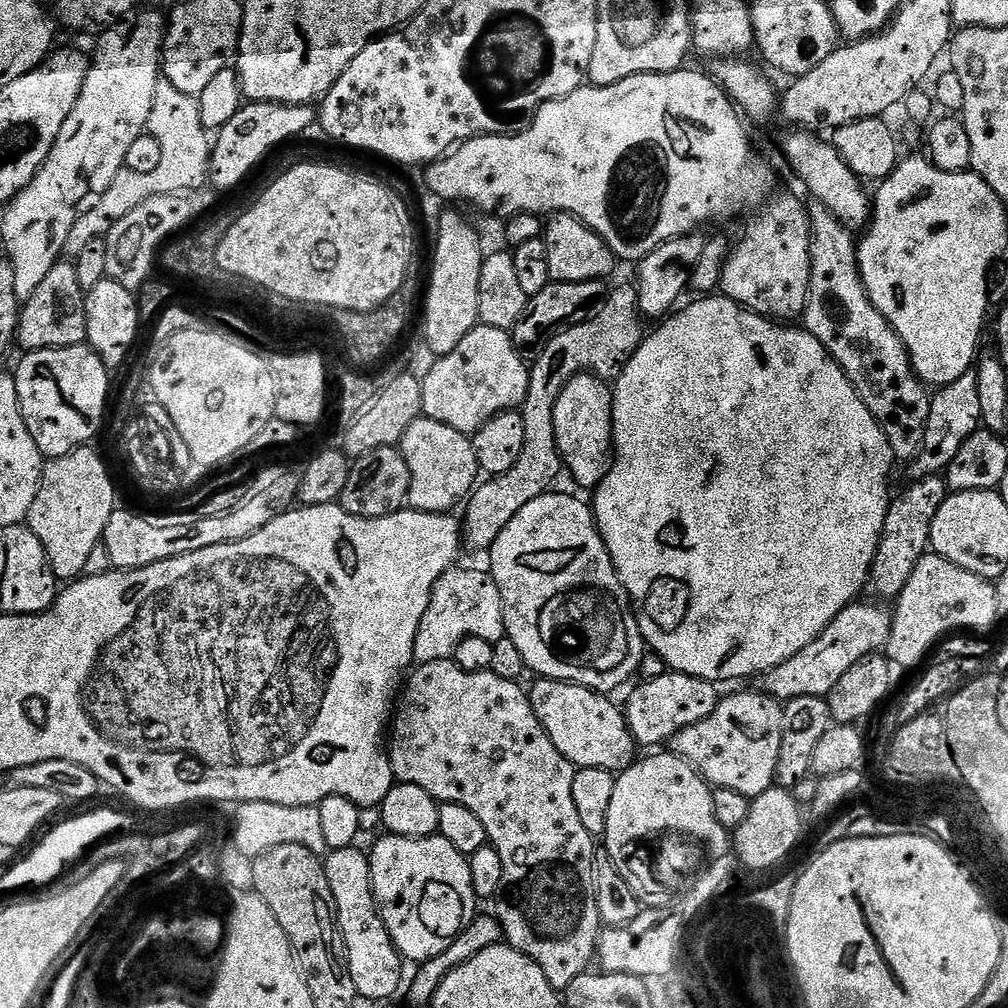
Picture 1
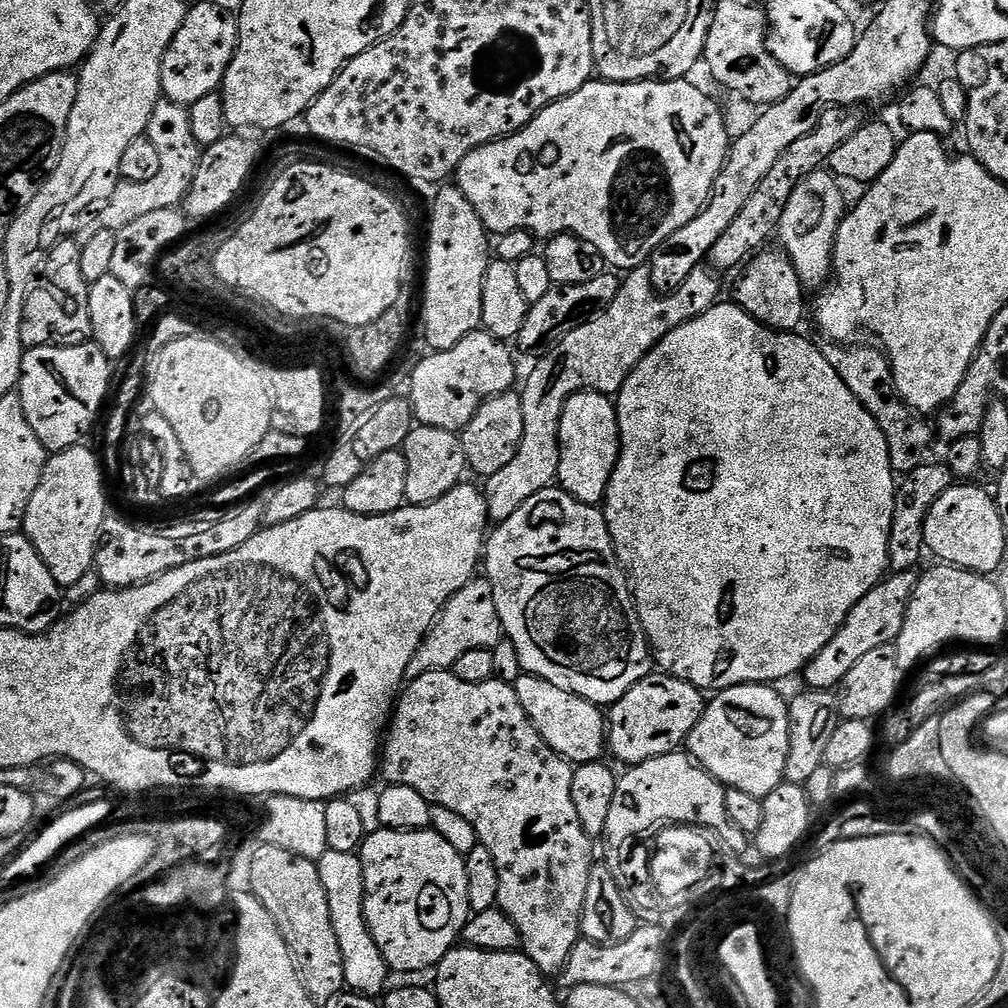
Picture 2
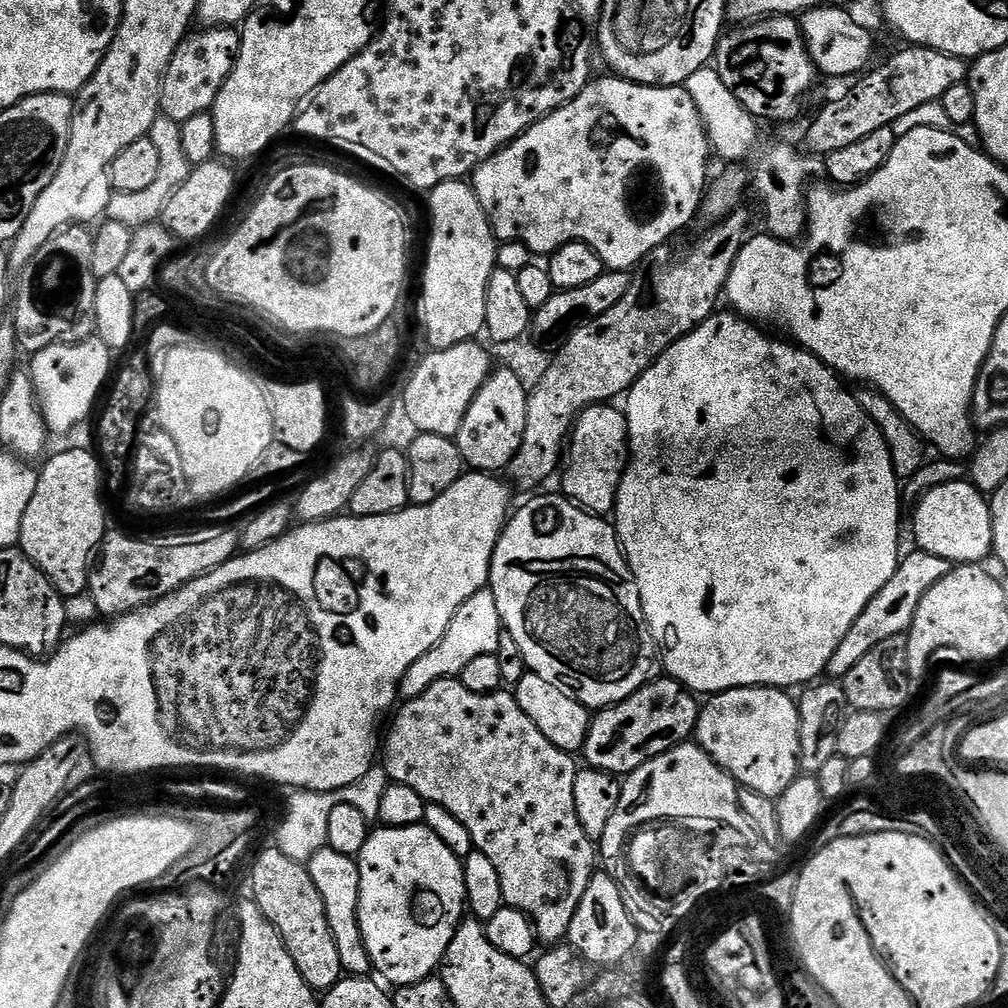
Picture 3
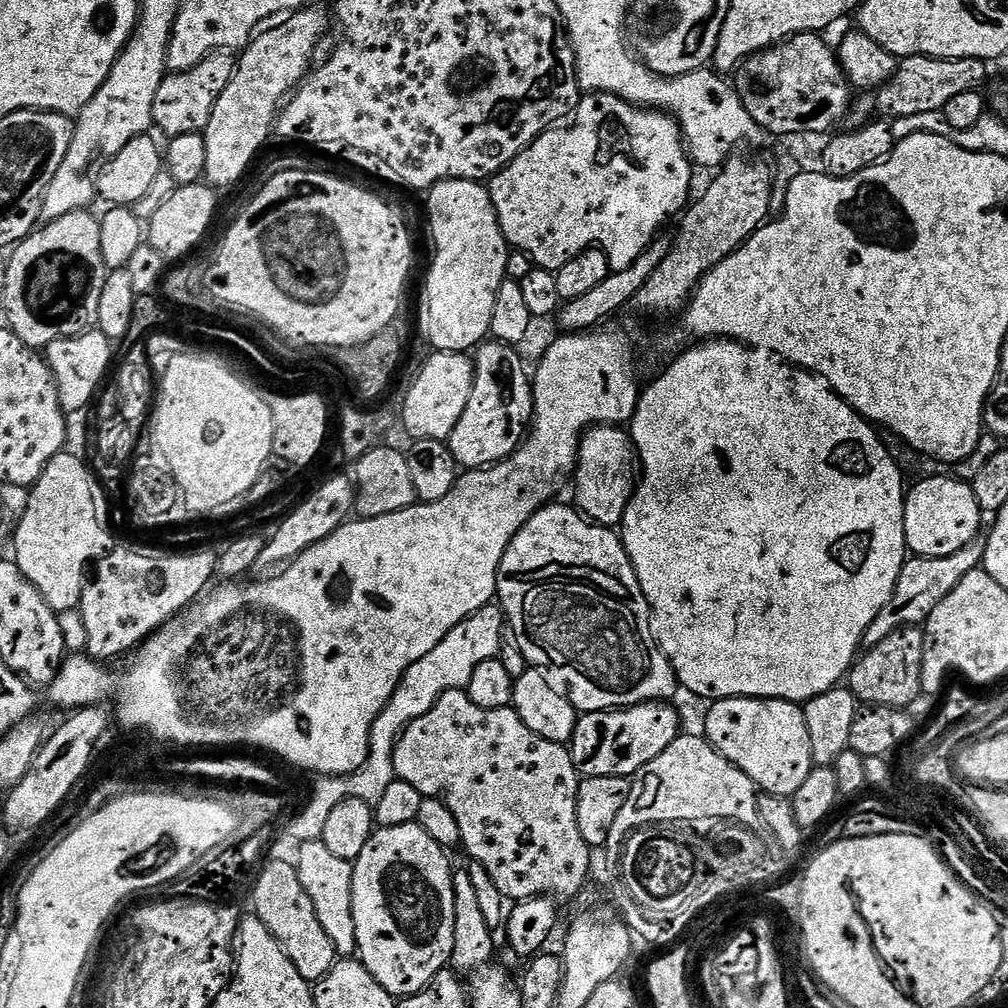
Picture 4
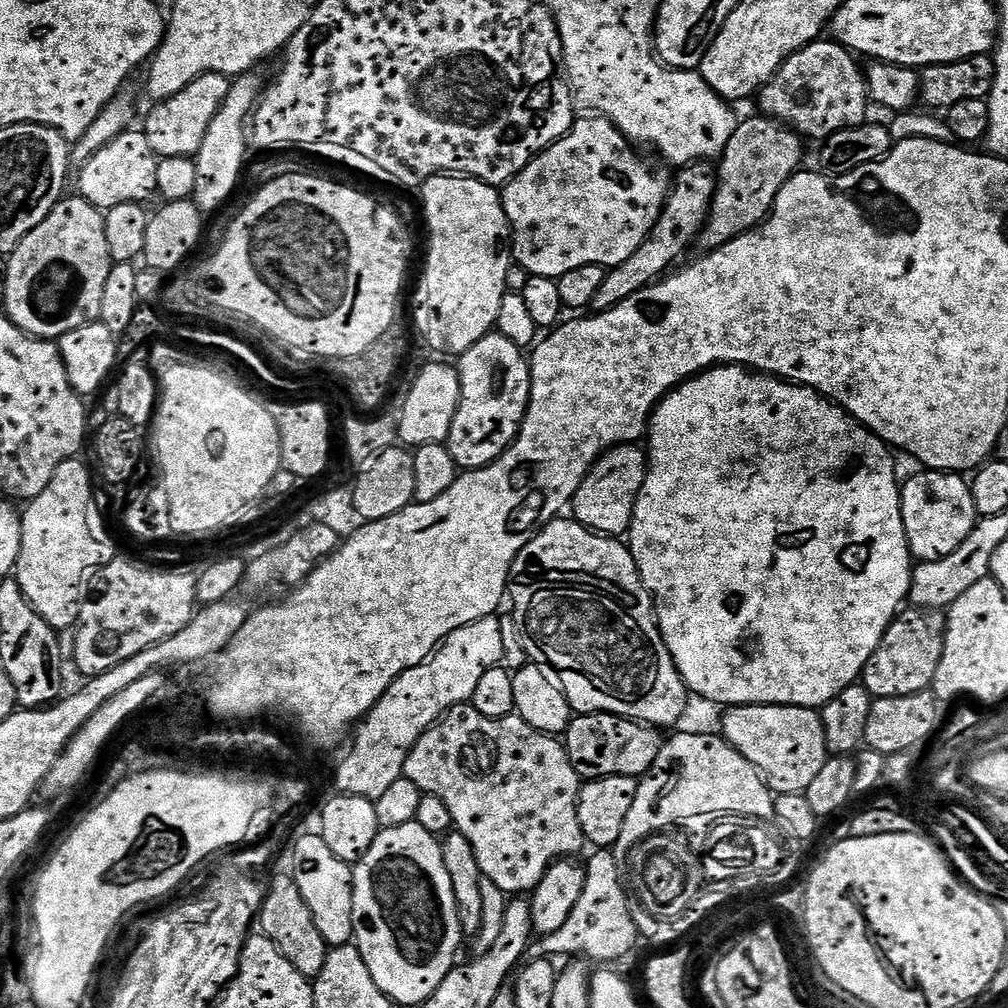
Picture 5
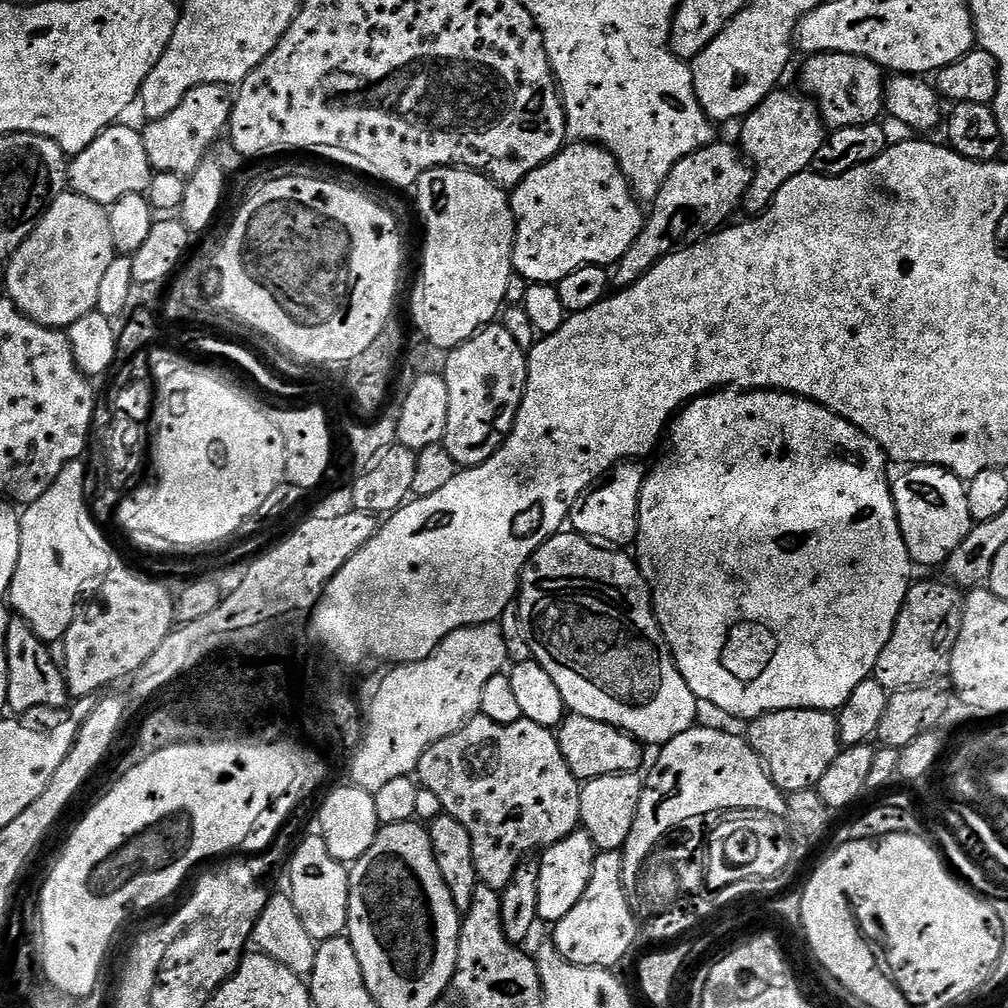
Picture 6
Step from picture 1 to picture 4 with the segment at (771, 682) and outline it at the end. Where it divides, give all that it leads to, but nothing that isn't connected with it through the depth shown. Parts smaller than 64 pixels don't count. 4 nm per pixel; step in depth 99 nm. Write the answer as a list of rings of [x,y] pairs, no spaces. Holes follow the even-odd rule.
[[[980,542],[967,544],[962,550],[958,550],[954,554],[946,554],[942,558],[912,556],[905,559],[894,594],[890,598],[890,602],[886,602],[886,606],[882,606],[878,618],[874,618],[874,622],[870,622],[864,635],[863,647],[870,649],[878,646],[878,642],[882,642],[882,638],[894,634],[894,630],[899,628],[923,625],[928,615],[934,610],[934,606],[938,606],[938,602],[942,602],[942,598],[946,598],[946,594],[950,594],[950,590],[954,590],[954,586],[958,586],[958,582],[962,582],[962,578],[966,578],[966,574],[977,571],[983,563],[984,546]]]

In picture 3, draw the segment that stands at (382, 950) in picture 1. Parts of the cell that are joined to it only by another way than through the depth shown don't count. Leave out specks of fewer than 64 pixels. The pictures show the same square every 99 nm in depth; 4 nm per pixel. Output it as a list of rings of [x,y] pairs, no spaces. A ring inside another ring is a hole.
[[[326,847],[318,850],[314,858],[307,862],[310,878],[326,902],[326,918],[330,934],[334,934],[334,946],[338,946],[338,958],[342,958],[345,973],[350,976],[368,976],[373,971],[370,954],[366,954],[366,942],[358,922],[358,902],[360,901],[360,866],[353,857],[338,854],[338,850]]]

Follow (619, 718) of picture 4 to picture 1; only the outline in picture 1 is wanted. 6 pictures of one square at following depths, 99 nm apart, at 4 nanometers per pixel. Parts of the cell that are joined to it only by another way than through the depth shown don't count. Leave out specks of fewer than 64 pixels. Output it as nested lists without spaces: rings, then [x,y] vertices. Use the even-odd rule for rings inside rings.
[[[665,671],[665,676],[656,676],[645,684],[640,684],[628,700],[628,708],[623,709],[628,720],[630,734],[636,739],[641,749],[656,750],[660,743],[671,741],[686,726],[694,726],[705,720],[719,706],[722,692],[711,680],[694,678],[681,672]]]

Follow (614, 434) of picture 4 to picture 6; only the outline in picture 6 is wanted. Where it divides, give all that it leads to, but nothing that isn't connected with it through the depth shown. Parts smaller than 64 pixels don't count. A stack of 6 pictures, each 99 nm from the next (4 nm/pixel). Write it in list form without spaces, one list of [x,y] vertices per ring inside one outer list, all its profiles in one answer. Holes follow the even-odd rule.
[[[621,462],[614,465],[605,476],[600,477],[588,491],[583,492],[574,502],[570,517],[571,531],[578,532],[588,537],[593,542],[603,542],[608,546],[632,546],[636,543],[636,531],[638,530],[638,514],[640,513],[640,495],[646,475],[645,469],[640,469],[636,462]]]

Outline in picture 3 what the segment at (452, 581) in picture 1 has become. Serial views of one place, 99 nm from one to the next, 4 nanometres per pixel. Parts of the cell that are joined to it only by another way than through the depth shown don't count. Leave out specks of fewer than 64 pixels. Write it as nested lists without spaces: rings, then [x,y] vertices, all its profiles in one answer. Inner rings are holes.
[[[491,587],[483,588],[478,594],[474,594],[474,598],[458,606],[458,614],[454,614],[444,637],[433,648],[426,650],[426,654],[422,654],[422,658],[418,658],[418,662],[414,662],[410,670],[406,670],[398,689],[399,695],[404,700],[418,698],[426,690],[430,690],[434,682],[459,677],[473,658],[482,658],[482,654],[496,655],[501,631],[498,602],[494,602]]]

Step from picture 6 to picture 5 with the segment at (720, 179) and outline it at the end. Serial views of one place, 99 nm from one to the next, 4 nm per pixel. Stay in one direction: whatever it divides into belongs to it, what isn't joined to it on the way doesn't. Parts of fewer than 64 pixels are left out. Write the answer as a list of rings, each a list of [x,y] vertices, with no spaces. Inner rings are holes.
[[[708,162],[690,164],[681,167],[677,172],[680,173],[671,181],[668,201],[664,204],[664,209],[654,230],[648,235],[646,242],[642,242],[642,246],[638,246],[635,254],[626,258],[626,262],[622,262],[605,275],[602,286],[599,288],[598,294],[594,294],[590,305],[593,313],[610,310],[614,306],[626,302],[634,294],[638,294],[638,290],[656,283],[677,263],[675,260],[691,244],[695,245],[699,241],[706,213],[712,202],[712,193],[716,190],[718,172]]]

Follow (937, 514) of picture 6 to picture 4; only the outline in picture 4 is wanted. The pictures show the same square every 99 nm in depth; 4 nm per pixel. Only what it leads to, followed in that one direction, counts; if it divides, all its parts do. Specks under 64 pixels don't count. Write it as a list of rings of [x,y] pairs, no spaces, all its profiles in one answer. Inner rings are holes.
[[[928,476],[907,489],[904,497],[904,542],[912,556],[942,558],[962,550],[979,537],[976,535],[980,532],[982,513],[971,483],[948,476]]]

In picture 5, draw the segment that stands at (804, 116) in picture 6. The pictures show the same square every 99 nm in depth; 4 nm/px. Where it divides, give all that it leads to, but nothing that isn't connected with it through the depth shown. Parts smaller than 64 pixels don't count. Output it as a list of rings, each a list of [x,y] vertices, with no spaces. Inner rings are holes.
[[[755,115],[737,123],[734,134],[730,134],[730,142],[726,142],[724,153],[718,158],[716,190],[712,193],[698,241],[704,250],[721,248],[726,242],[764,223],[782,186],[795,172],[801,171],[800,159],[804,156],[805,141],[800,133],[793,132],[787,124],[770,116]]]

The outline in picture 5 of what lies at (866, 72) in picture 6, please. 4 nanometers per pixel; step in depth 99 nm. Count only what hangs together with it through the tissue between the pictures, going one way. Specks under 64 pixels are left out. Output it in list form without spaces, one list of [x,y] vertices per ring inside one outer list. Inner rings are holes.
[[[821,38],[815,40],[813,44],[807,44],[802,50],[786,58],[782,67],[772,75],[772,80],[765,88],[760,89],[759,111],[765,116],[779,120],[782,124],[787,124],[793,132],[800,133],[801,137],[813,136],[816,142],[827,140],[835,132],[841,132],[843,128],[858,127],[869,119],[870,93],[865,69],[859,68],[856,60],[857,57],[853,53],[831,38]]]

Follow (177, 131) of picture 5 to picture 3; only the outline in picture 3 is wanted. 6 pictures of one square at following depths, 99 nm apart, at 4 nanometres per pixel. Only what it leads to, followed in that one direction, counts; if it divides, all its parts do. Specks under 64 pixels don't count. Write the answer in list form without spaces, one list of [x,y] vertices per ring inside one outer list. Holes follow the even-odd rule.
[[[204,26],[199,30],[189,31],[178,50],[174,50],[174,58],[170,58],[168,71],[160,83],[160,111],[180,125],[203,112],[211,113],[218,90],[222,90],[240,56],[240,33],[235,27]]]

